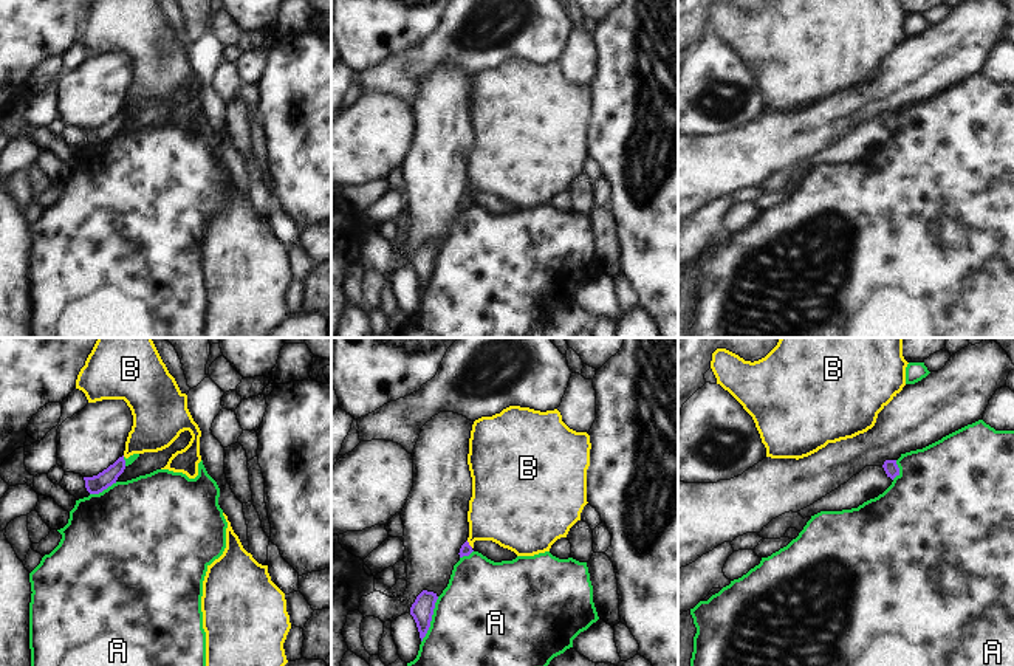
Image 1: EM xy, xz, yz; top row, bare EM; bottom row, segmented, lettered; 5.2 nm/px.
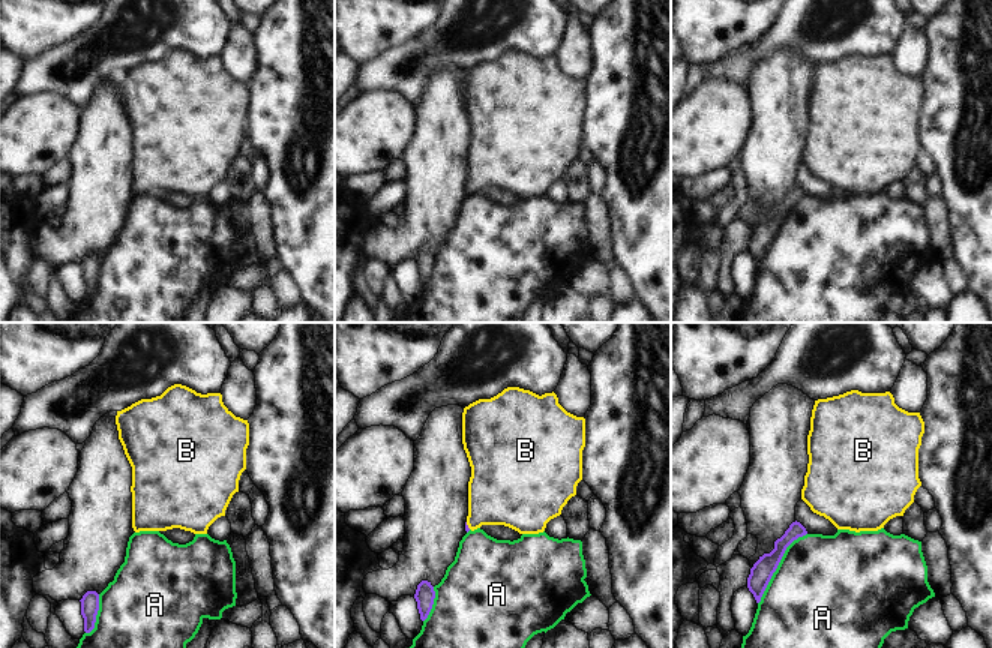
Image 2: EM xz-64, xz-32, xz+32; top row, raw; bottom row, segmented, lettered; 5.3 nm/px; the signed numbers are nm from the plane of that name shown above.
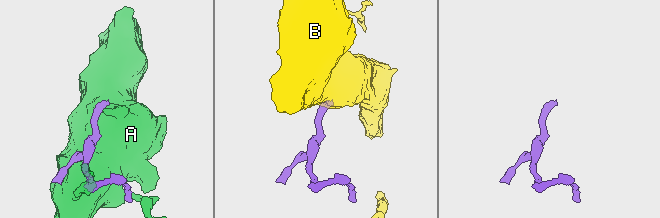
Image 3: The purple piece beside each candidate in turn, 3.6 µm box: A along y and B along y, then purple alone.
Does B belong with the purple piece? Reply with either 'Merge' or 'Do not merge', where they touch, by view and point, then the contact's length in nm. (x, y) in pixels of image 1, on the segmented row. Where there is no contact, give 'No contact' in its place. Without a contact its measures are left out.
Merge. Touches purple at xz (468, 544). Shared border 50 nm

